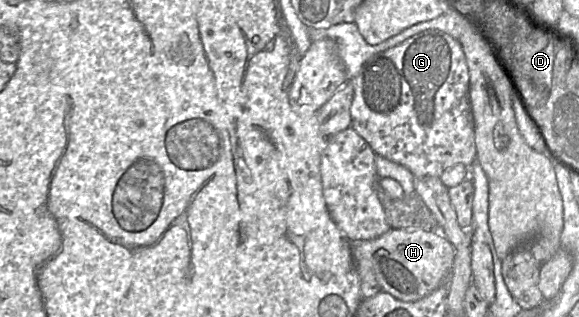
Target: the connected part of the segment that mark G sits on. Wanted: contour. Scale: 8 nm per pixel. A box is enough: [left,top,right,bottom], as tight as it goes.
[348,29,477,177]

